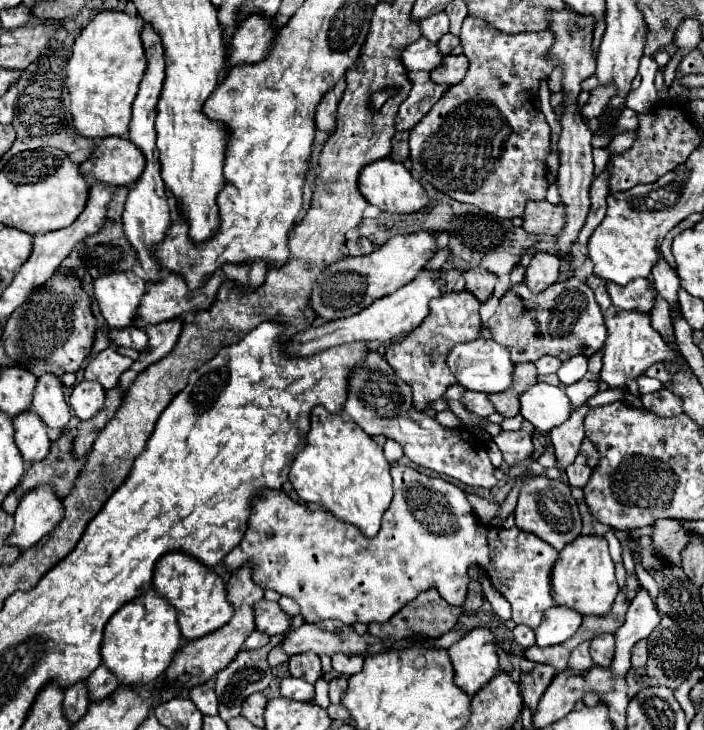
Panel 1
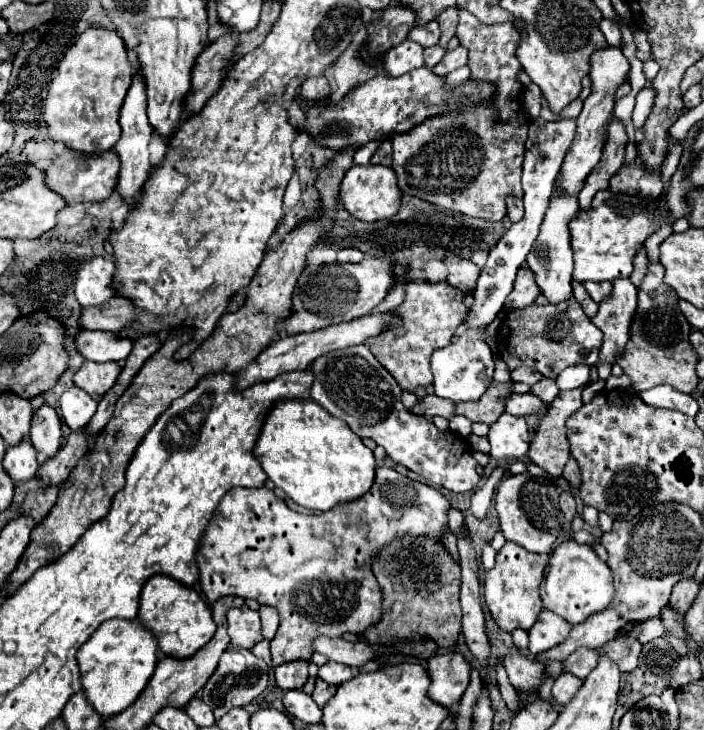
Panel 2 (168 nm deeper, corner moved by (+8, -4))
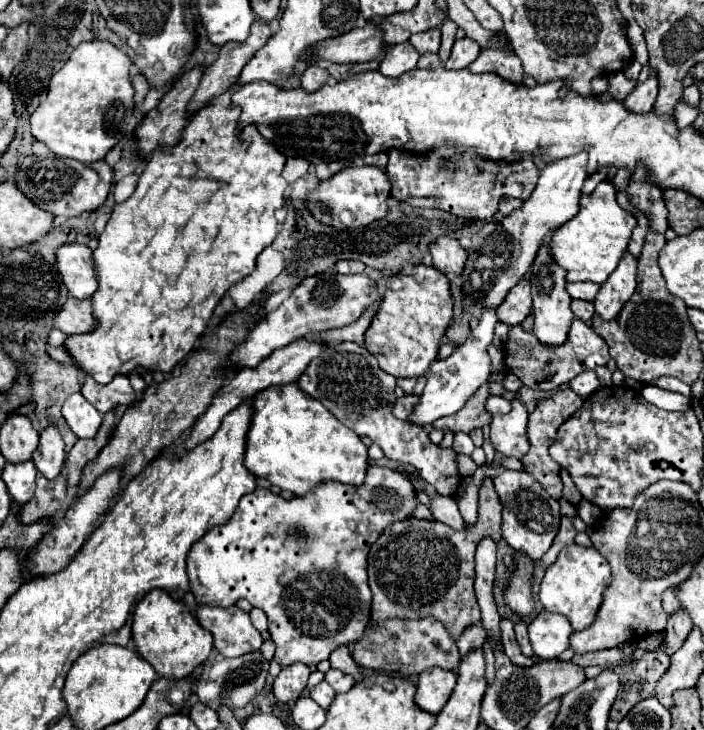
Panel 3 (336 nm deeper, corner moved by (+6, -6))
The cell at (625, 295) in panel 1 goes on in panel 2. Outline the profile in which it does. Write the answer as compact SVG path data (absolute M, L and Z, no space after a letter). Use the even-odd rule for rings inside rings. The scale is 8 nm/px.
M583 282L583 286L587 288L589 296L599 304L601 300L609 298L609 292L613 290L613 284L611 282Z

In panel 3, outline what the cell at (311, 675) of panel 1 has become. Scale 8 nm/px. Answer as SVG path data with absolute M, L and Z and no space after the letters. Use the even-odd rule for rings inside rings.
M293 664L279 672L273 684L273 694L283 704L293 704L297 698L301 698L307 690L307 678L309 668L305 664Z

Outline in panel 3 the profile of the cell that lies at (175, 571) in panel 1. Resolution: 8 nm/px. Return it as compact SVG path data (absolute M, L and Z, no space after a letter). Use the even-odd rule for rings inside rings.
M151 590L133 612L133 642L137 654L147 660L159 678L181 680L191 676L213 650L213 638L203 630L183 602L175 602L163 590Z

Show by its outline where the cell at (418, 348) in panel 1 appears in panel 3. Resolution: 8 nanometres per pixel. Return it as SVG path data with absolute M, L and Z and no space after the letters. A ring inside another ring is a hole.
M417 264L411 274L395 274L387 280L387 290L379 302L379 310L365 332L365 348L379 360L379 366L383 372L395 376L395 378L417 378L427 372L429 364L437 358L439 342L445 336L445 330L453 318L453 298L449 292L449 280L443 272L435 270L433 266Z

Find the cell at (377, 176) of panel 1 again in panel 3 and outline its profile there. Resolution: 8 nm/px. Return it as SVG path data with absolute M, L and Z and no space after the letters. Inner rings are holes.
M351 166L327 180L321 180L319 186L307 194L309 212L323 224L333 228L355 228L367 226L387 214L387 198L389 198L389 178L381 168L375 166Z

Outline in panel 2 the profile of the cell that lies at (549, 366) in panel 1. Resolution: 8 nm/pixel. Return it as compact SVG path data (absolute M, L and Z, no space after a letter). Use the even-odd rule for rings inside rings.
M515 368L513 372L511 372L511 380L513 382L525 382L525 384L529 384L529 386L533 386L533 384L537 384L539 380L541 380L543 376L539 374L539 372L533 372L531 368Z

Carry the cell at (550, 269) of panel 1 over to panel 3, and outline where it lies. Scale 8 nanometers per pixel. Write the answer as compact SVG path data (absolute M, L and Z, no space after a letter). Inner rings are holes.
M521 280L497 308L499 322L507 326L521 324L531 314L531 286L527 280Z

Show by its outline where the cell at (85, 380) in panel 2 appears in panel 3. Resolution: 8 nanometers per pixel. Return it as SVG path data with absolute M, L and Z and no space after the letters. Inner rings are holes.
M89 374L85 378L85 384L81 388L81 394L101 412L107 414L111 410L115 410L117 406L129 406L135 396L133 396L133 388L129 384L127 376L117 376L113 378L113 382L109 384L97 384Z

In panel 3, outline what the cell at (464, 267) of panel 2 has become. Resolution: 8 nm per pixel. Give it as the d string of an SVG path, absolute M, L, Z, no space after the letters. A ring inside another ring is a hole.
M439 236L431 242L429 252L433 256L433 266L437 270L441 270L443 274L455 274L459 276L463 272L465 260L467 260L467 252L461 248L461 244L457 242L457 238L453 236Z

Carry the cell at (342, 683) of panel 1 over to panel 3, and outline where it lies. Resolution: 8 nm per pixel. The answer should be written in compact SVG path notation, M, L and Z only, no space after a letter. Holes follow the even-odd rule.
M323 680L323 682L319 682L315 688L311 688L309 690L309 696L321 706L321 708L329 708L331 706L331 702L333 702L333 698L335 698L335 690Z

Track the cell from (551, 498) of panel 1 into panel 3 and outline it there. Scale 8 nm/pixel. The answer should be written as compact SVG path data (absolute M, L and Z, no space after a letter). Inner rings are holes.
M505 470L493 478L495 490L503 502L503 538L515 550L523 552L531 560L541 560L541 556L549 550L553 538L559 530L559 502L551 498L543 486L527 472Z

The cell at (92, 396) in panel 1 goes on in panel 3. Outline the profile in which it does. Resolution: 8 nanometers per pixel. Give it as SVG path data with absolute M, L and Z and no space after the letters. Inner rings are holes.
M71 394L63 404L63 418L77 438L93 438L103 416L81 394Z

